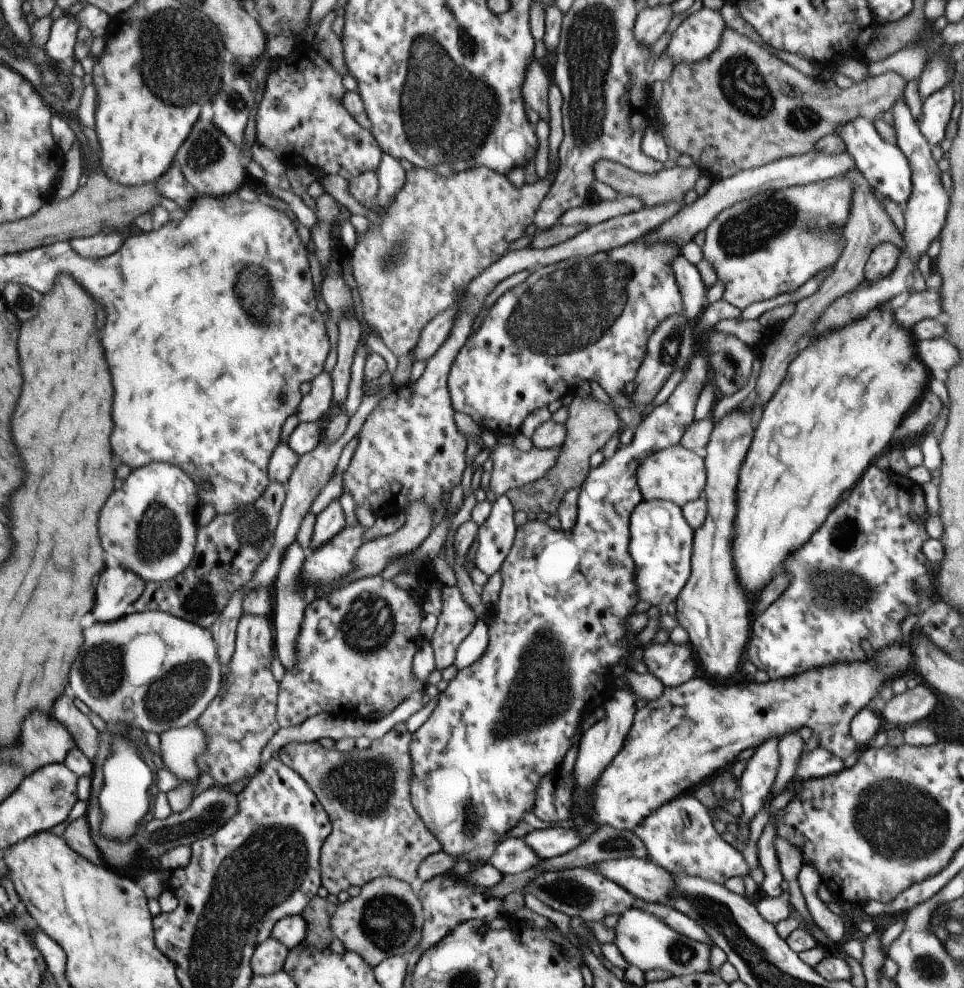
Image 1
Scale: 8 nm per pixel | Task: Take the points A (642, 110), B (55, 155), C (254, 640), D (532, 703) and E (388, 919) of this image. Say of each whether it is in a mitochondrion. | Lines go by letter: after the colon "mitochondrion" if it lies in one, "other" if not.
A: other
B: other
C: other
D: mitochondrion
E: mitochondrion

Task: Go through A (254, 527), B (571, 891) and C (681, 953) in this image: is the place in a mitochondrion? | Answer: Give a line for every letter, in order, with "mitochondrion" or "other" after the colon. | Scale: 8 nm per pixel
A: mitochondrion
B: mitochondrion
C: mitochondrion

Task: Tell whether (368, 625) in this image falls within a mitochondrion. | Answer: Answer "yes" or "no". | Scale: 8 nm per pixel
yes

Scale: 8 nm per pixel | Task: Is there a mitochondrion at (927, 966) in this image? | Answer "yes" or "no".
yes

